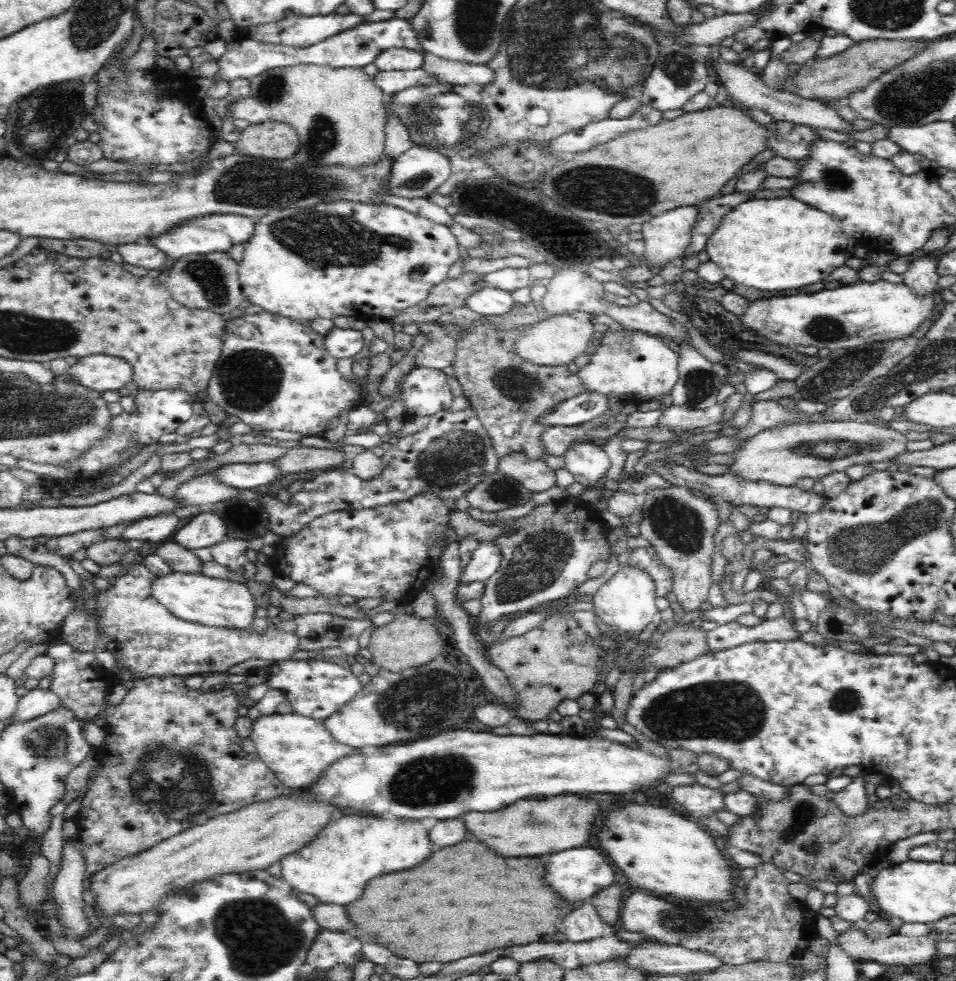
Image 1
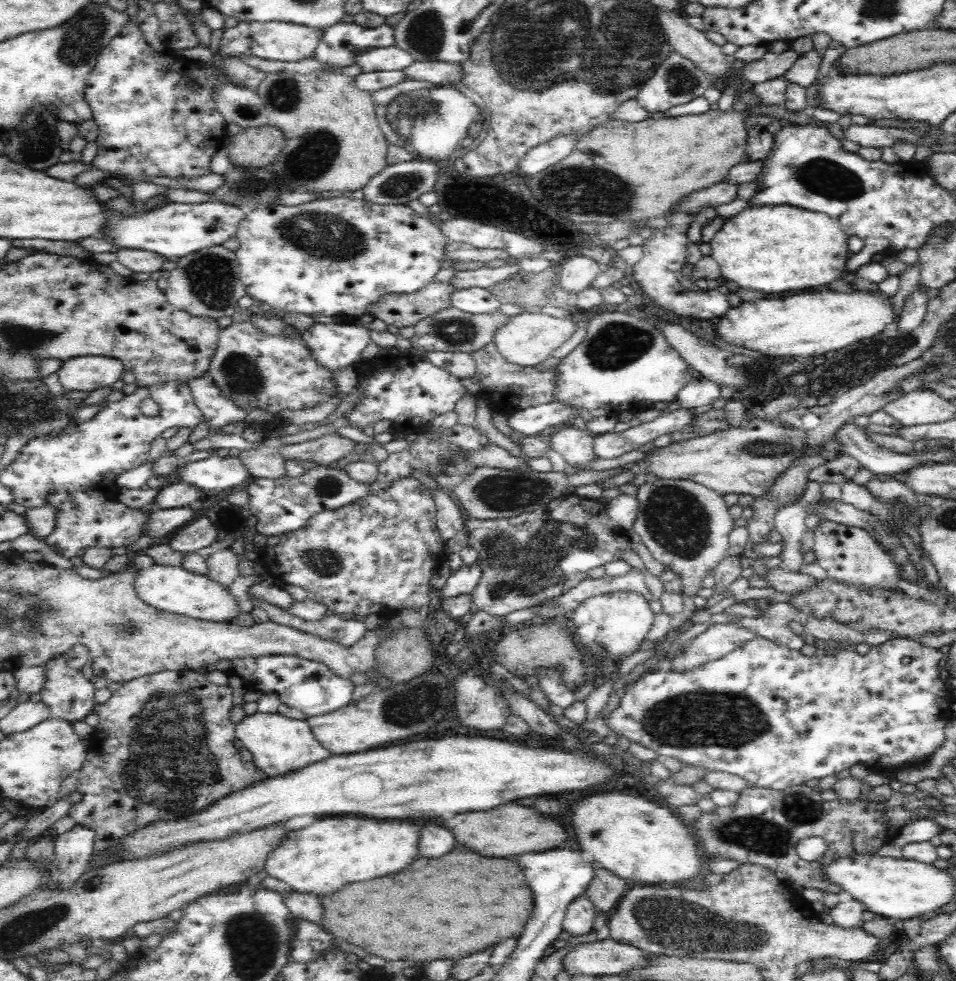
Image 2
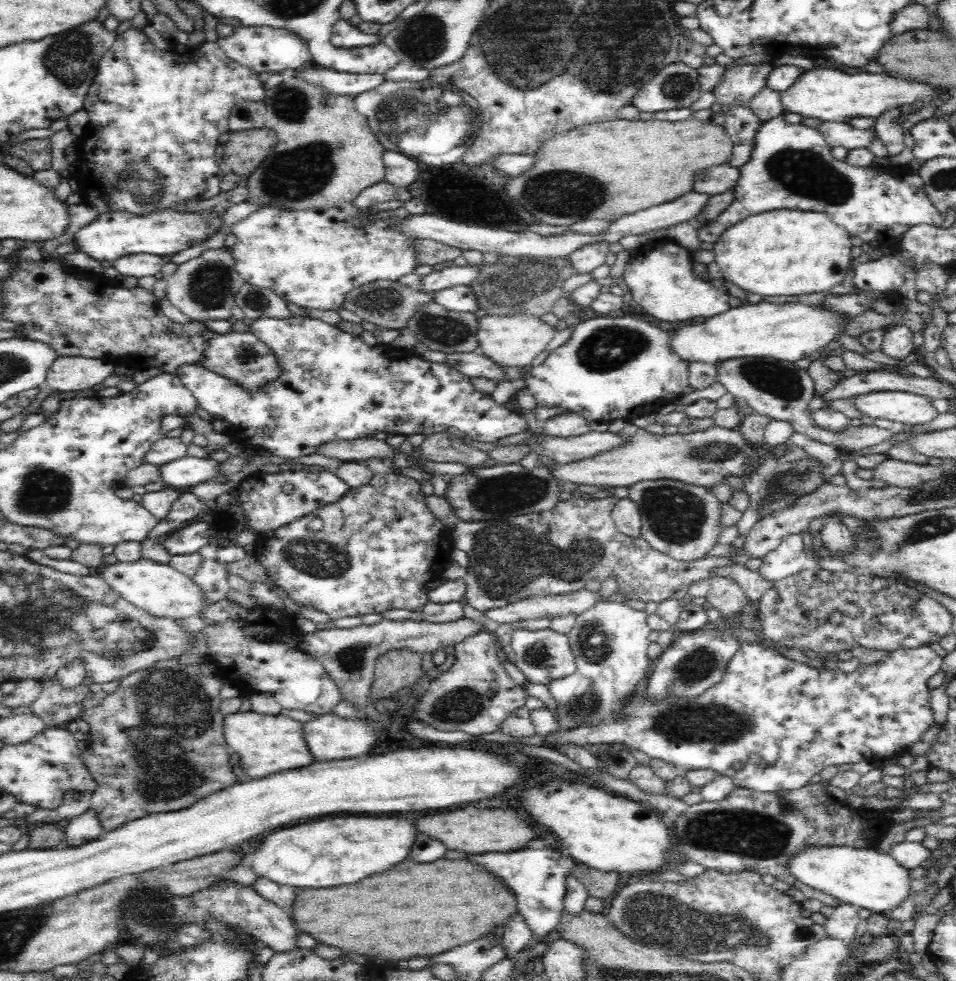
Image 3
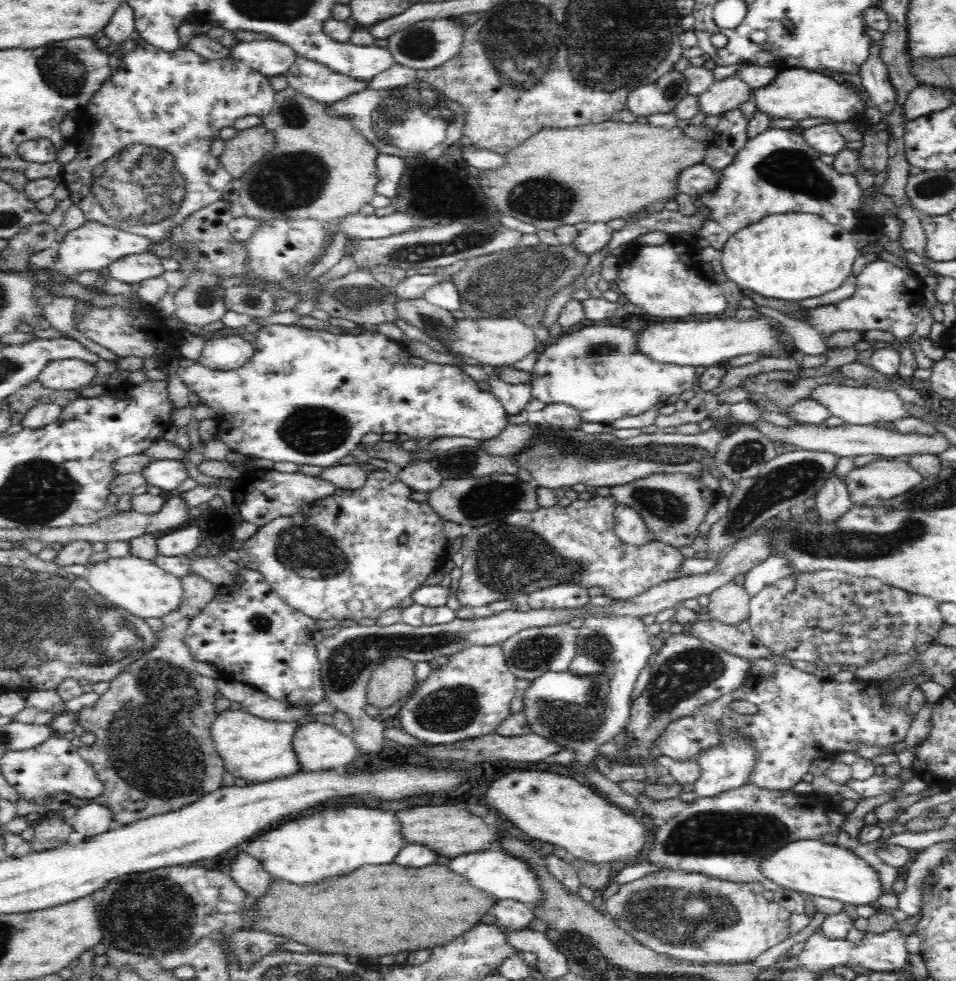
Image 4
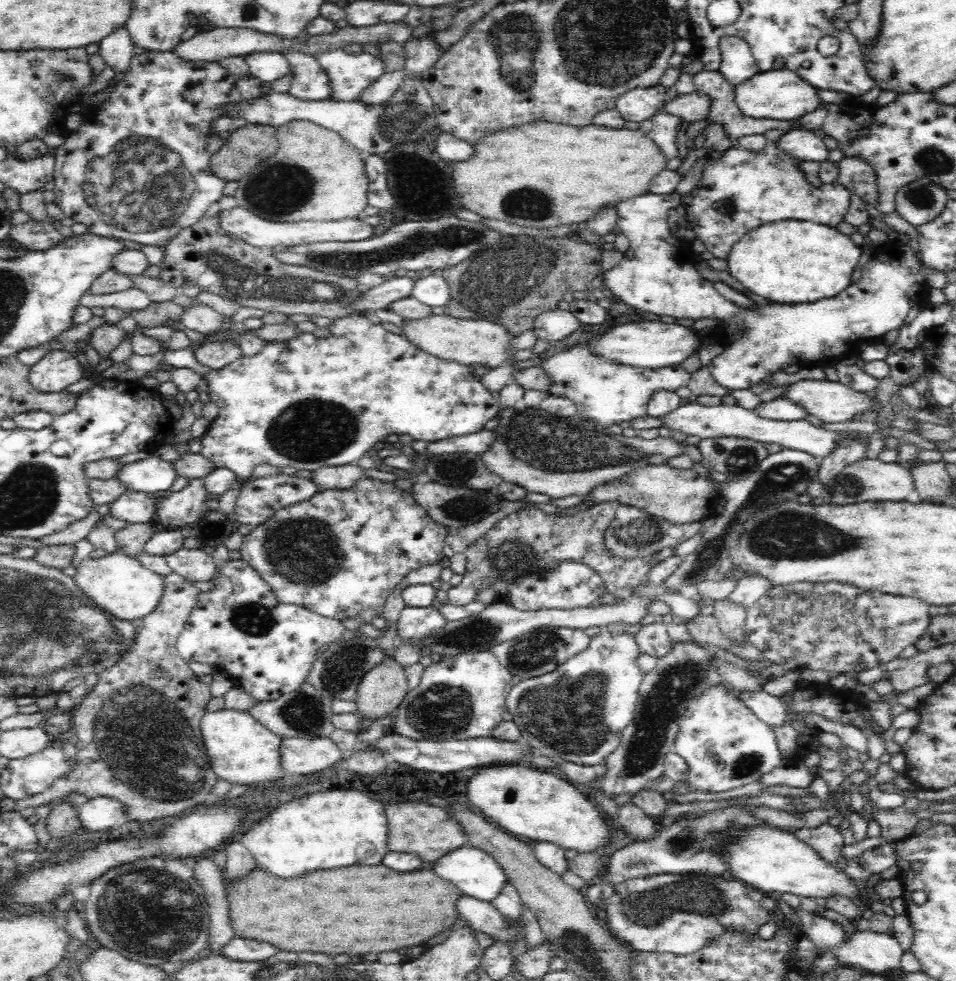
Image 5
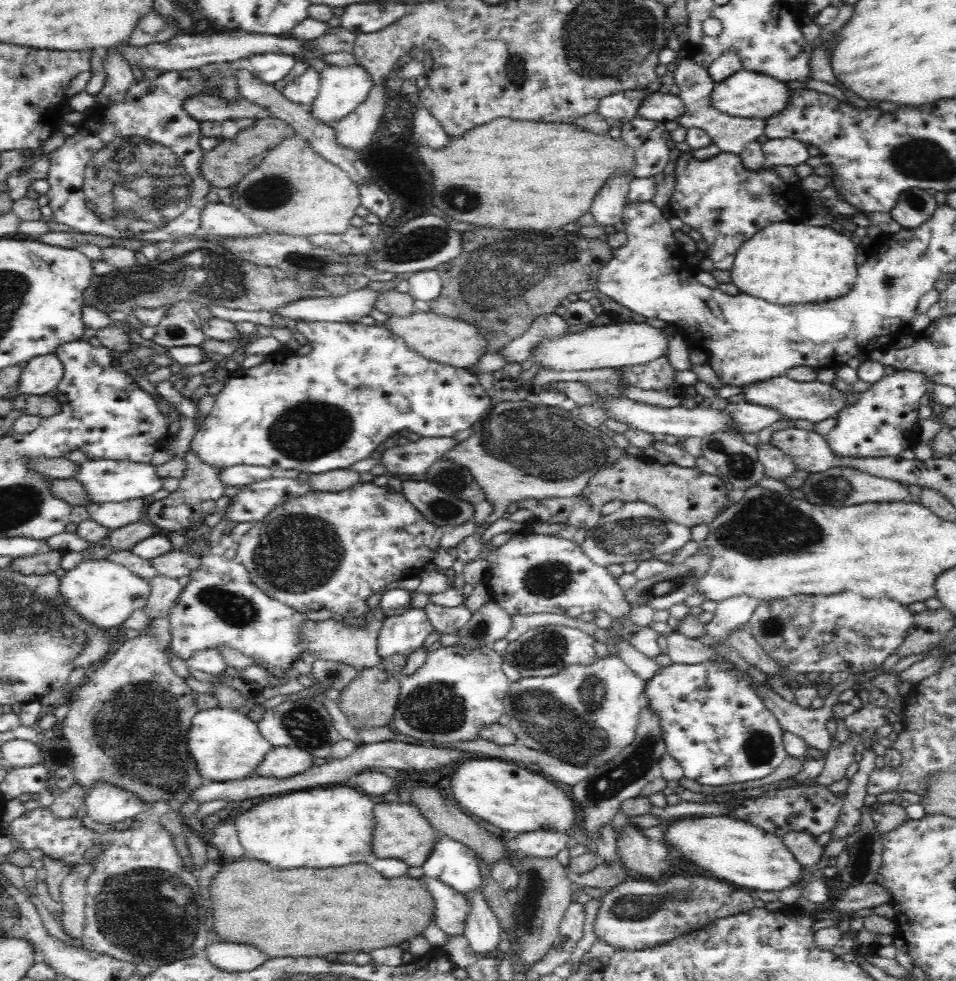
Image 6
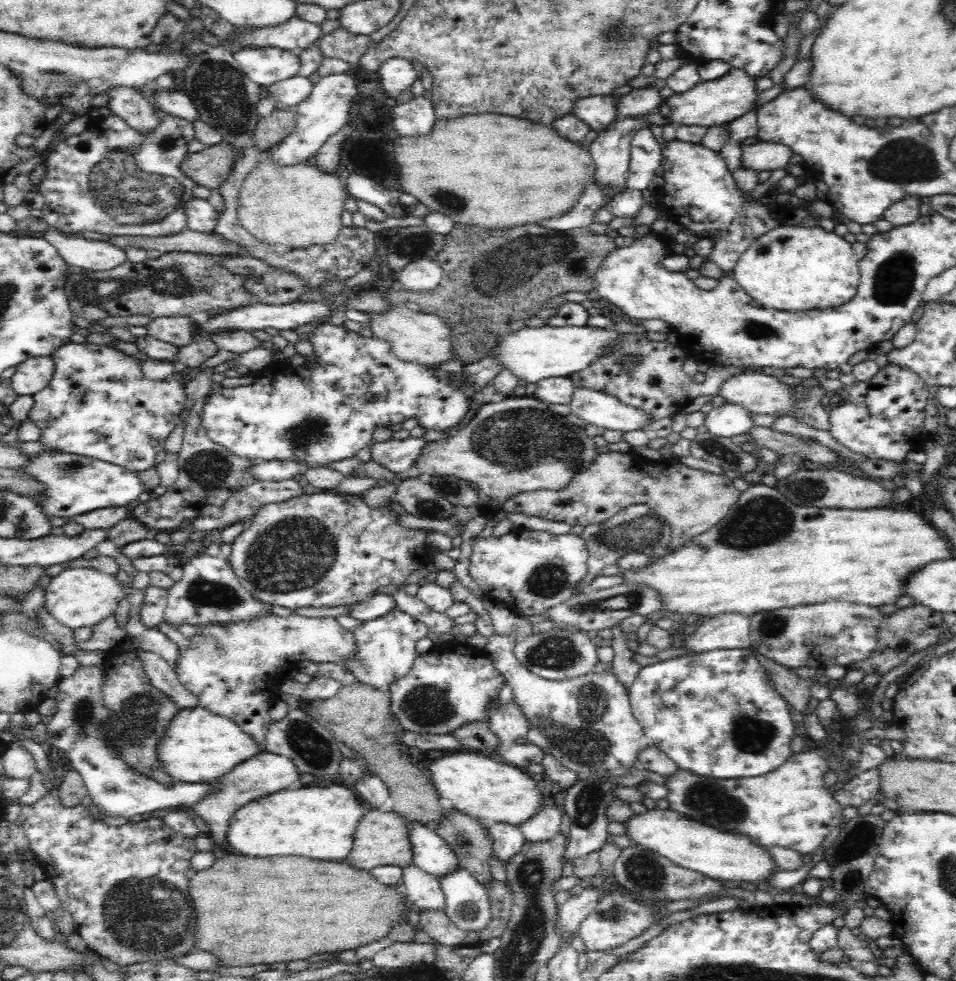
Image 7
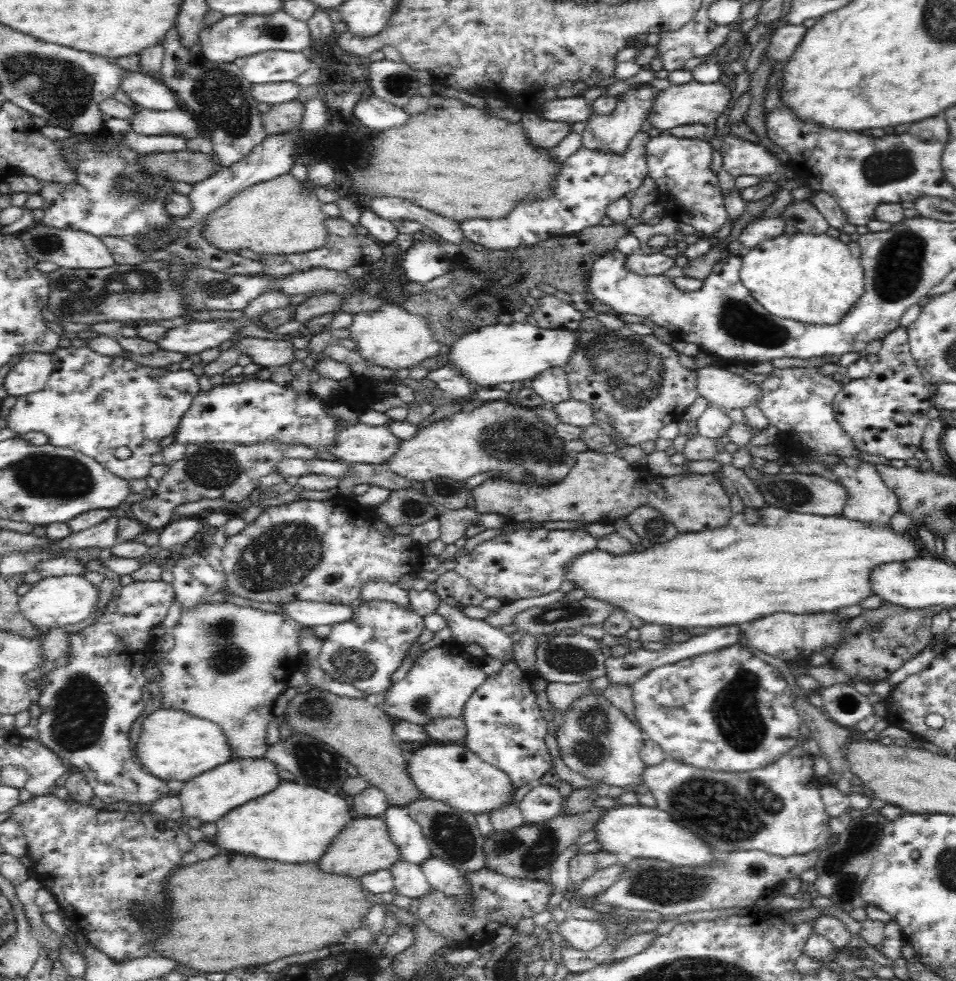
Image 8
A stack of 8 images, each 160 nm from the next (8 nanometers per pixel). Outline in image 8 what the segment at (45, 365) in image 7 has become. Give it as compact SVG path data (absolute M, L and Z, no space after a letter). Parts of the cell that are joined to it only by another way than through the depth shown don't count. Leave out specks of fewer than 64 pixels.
M26 354L13 367L9 367L4 380L8 396L21 397L42 390L53 371L51 354Z

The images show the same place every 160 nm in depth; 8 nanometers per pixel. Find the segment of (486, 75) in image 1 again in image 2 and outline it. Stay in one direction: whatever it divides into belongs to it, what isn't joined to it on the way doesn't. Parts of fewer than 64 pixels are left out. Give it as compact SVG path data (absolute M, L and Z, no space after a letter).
M414 61L408 69L405 69L406 80L430 82L432 85L454 86L463 78L460 73L461 64L447 64L446 62L418 62Z

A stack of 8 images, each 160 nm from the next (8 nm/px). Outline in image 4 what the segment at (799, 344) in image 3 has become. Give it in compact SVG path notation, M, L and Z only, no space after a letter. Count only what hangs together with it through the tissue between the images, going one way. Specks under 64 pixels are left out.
M758 316L756 320L746 320L746 322L738 322L736 318L734 320L716 318L709 321L664 322L664 324L646 326L646 330L642 330L638 336L636 348L638 353L646 355L648 359L682 367L709 367L740 354L760 352L766 357L770 350L780 350L776 334L770 328L770 320L762 316Z

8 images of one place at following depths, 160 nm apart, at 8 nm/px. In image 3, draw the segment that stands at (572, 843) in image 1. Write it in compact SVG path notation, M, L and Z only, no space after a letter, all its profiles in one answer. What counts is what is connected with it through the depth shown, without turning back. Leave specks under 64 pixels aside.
M466 806L458 812L424 816L422 820L413 820L416 832L422 832L430 838L440 840L448 850L462 850L468 854L486 854L486 852L512 852L524 848L530 840L534 840L534 832L516 812L512 810L492 810L492 808L474 808Z

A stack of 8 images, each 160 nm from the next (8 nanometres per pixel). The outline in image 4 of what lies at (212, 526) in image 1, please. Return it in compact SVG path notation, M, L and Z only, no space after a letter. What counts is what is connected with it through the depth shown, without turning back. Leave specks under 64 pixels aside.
M194 523L166 533L155 540L156 554L162 556L181 556L194 551L201 544L201 530Z

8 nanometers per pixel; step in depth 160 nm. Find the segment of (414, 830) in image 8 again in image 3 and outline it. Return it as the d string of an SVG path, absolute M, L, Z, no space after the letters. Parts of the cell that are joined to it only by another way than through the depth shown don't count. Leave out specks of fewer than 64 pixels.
M552 847L550 850L532 850L532 848L526 848L526 850L518 850L518 852L506 852L506 854L502 854L502 852L494 852L494 856L470 856L470 860L478 860L478 864L490 864L490 868L494 868L494 872L498 872L498 876L502 876L502 880L506 880L506 884L510 884L510 888L514 888L514 892L518 892L518 910L520 910L520 914L524 916L526 924L529 925L531 934L533 934L532 942L528 942L528 944L536 943L541 940L542 936L546 936L548 932L552 932L554 928L557 928L558 922L561 920L562 908L563 908L563 900L566 892L565 886L565 877L566 874L572 873L572 868L574 867L575 860L572 857L568 856L568 854L563 853L563 851L558 847Z

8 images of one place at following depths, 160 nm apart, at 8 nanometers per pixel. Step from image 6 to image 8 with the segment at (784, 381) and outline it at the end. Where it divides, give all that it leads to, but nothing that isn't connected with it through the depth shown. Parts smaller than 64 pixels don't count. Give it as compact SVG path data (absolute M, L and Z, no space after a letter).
M709 365L692 370L694 389L698 398L702 397L718 408L743 409L760 400L760 387L733 374L720 365Z

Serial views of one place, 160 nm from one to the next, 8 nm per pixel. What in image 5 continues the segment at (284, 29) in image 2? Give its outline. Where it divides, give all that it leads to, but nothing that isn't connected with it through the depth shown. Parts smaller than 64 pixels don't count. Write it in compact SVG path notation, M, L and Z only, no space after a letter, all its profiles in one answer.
M254 52L243 58L250 68L250 74L262 83L272 84L291 72L290 63L283 56L274 52Z

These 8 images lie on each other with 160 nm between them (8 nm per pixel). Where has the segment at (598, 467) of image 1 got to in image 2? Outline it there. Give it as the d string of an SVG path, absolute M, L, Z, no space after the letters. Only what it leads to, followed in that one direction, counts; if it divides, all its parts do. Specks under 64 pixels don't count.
M573 423L563 425L558 432L550 436L551 447L562 454L568 464L572 466L586 466L588 462L596 460L592 451L593 434L590 430L575 427Z

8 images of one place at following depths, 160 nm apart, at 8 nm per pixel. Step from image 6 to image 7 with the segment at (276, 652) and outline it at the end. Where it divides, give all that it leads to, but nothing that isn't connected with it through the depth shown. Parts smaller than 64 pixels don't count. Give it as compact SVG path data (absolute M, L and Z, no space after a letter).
M204 553L204 555L187 560L181 570L182 580L174 582L169 588L167 607L163 614L165 622L176 622L176 624L230 623L236 620L258 619L260 616L269 614L268 610L262 607L261 601L242 588L227 560L221 560L218 556L210 557Z

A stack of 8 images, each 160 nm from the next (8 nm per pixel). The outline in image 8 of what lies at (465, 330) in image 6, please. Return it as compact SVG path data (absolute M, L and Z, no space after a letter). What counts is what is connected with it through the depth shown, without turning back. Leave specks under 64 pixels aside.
M391 303L382 305L375 312L354 313L352 322L348 326L348 339L356 345L355 351L367 361L376 366L392 368L405 372L422 362L426 354L426 346L432 342L432 333L426 325L426 319L414 313L408 313L400 306L392 306Z

